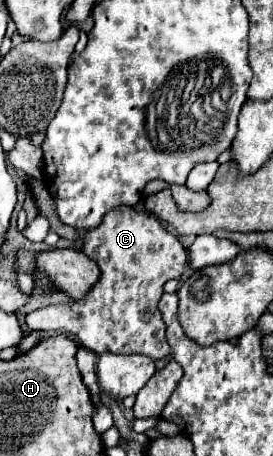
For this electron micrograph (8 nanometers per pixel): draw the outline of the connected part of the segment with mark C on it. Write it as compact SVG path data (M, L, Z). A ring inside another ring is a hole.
M121 205L107 213L101 225L83 235L81 251L99 265L99 281L79 301L47 305L29 313L27 327L67 335L95 353L139 353L151 359L169 355L165 323L157 303L163 295L163 283L179 279L187 267L187 249L179 239L163 229L151 213Z

